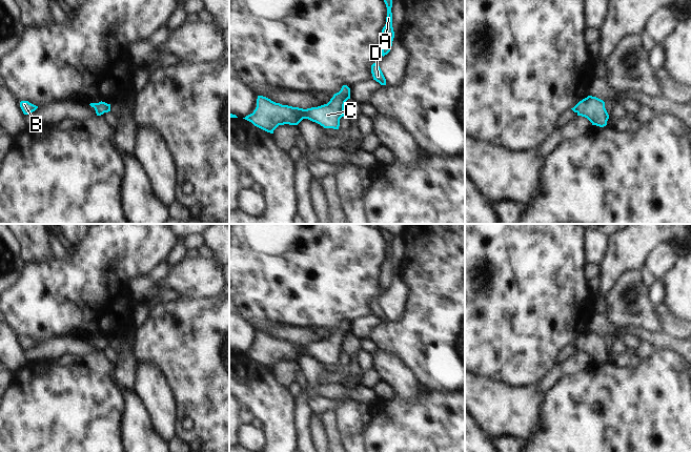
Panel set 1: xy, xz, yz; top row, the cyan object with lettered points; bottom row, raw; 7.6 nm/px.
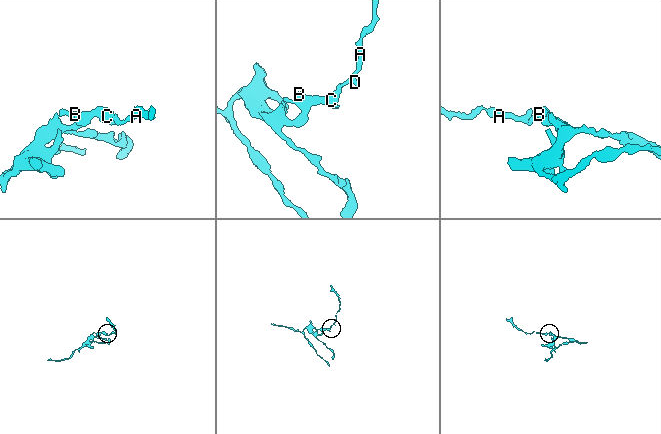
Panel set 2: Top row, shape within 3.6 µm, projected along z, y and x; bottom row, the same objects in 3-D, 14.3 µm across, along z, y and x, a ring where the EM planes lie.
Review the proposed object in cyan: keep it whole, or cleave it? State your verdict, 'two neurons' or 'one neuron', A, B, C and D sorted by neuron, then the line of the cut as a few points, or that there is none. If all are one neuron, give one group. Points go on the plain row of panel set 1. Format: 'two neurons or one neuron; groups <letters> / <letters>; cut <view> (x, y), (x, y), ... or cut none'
one neuron; groups A B C D; cut none

